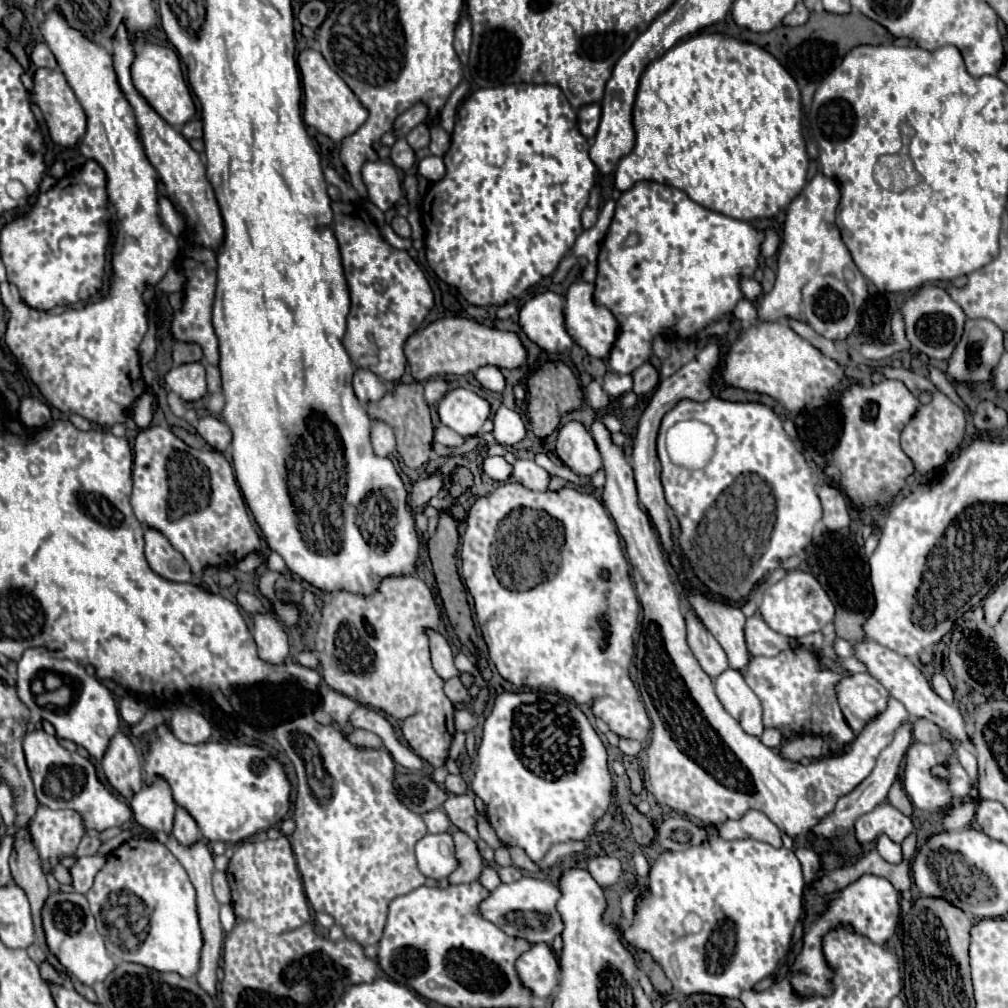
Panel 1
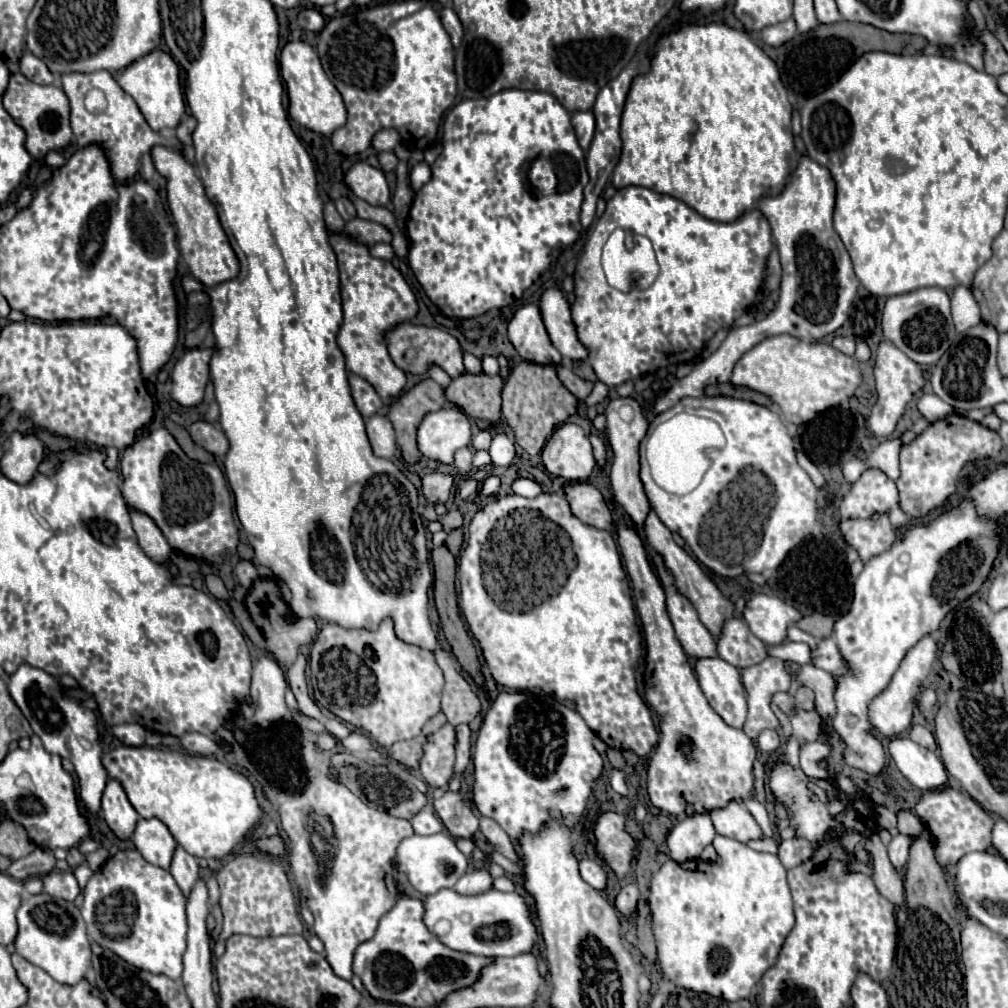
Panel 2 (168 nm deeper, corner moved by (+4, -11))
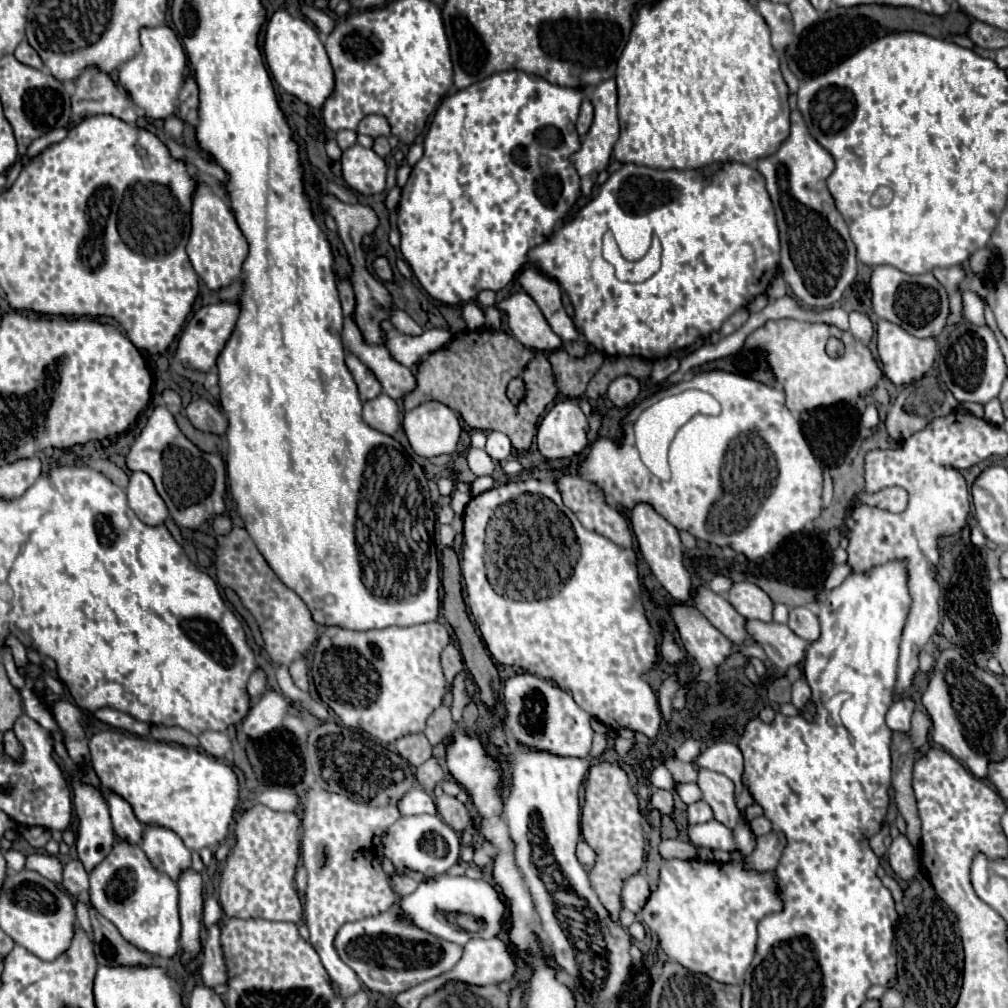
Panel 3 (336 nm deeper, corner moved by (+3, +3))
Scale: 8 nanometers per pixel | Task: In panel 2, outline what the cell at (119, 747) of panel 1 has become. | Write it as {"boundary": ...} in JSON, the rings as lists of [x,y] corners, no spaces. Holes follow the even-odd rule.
{"boundary":[[[117,780],[107,782],[101,806],[103,806],[103,818],[105,818],[107,826],[113,830],[113,834],[121,840],[129,840],[135,830],[135,824],[139,820],[139,814],[129,804],[129,800]]]}

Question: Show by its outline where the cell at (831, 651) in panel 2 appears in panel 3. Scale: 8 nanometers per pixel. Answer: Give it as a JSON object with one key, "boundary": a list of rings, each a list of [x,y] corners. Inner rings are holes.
{"boundary":[[[798,606],[798,608],[790,610],[788,626],[796,636],[800,636],[808,642],[816,642],[820,638],[820,620],[806,606]]]}

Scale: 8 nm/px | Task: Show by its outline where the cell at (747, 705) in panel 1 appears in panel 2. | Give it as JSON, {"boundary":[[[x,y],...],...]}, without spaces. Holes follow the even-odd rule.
{"boundary":[[[721,658],[695,660],[695,674],[709,706],[731,728],[743,728],[747,716],[745,688],[735,666]]]}

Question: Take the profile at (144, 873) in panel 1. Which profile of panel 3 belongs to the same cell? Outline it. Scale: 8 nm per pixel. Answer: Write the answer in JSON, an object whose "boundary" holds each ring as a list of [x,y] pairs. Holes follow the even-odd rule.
{"boundary":[[[116,842],[110,854],[90,872],[90,906],[108,918],[140,950],[170,960],[180,950],[180,914],[176,882],[156,870],[138,844]]]}

